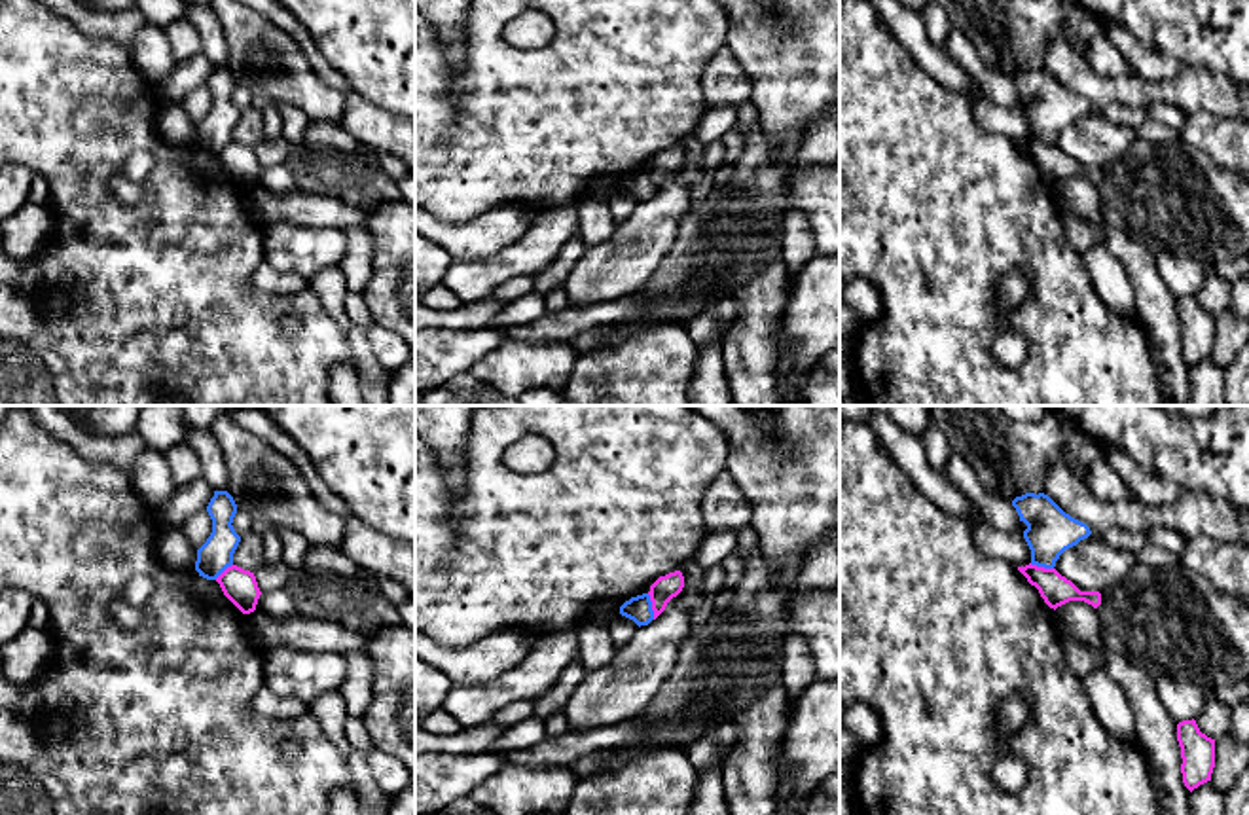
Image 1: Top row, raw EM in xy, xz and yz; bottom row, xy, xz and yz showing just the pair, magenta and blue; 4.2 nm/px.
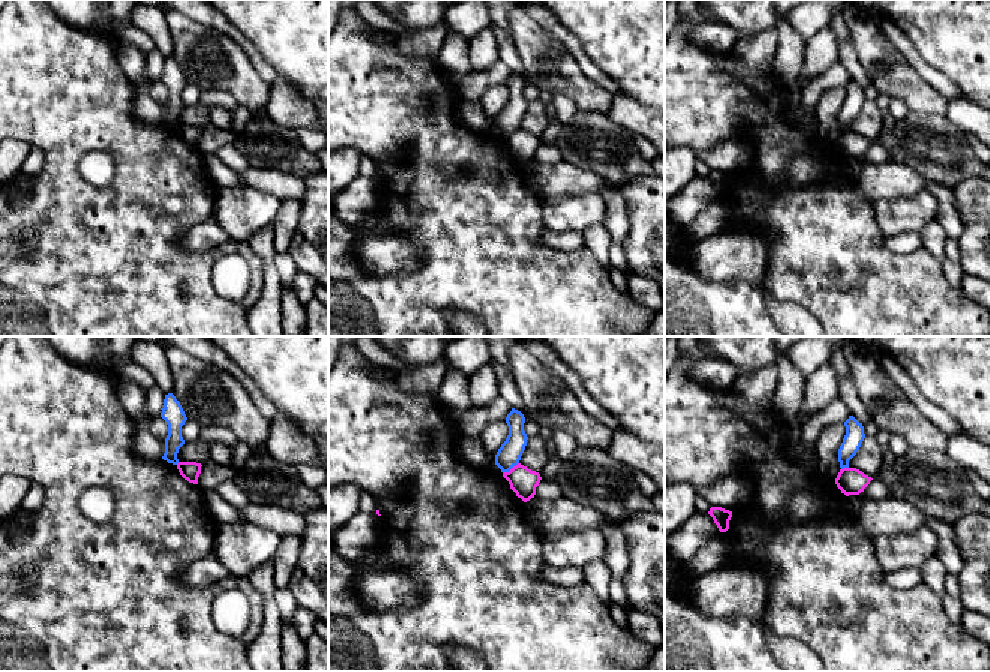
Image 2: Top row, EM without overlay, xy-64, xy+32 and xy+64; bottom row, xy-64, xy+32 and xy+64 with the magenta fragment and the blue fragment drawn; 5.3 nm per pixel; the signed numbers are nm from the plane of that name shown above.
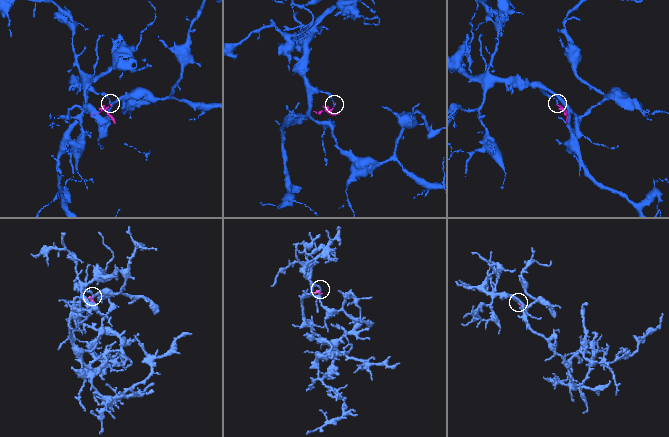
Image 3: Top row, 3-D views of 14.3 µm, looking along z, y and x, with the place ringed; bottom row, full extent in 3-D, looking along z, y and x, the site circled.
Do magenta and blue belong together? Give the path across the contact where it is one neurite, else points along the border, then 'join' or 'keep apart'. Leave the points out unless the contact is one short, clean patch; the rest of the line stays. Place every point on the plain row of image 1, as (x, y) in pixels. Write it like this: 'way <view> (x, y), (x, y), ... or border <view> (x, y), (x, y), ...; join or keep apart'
border xz (647, 169), (654, 194); keep apart

